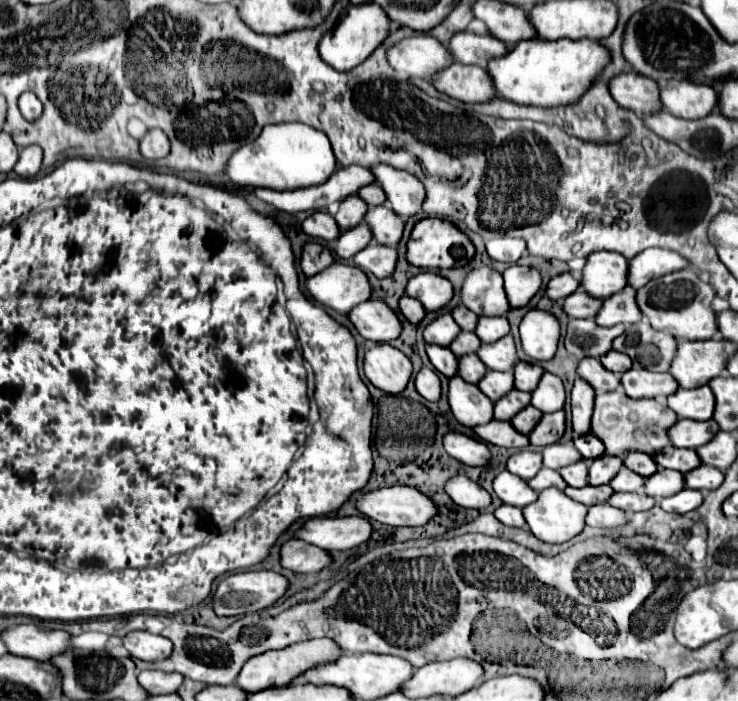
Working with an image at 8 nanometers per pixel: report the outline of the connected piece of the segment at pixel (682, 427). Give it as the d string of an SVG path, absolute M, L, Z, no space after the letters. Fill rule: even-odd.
M678 419L676 425L668 429L670 443L674 447L684 449L696 449L704 443L708 443L718 433L718 423L714 419L710 421L692 421L692 419Z

